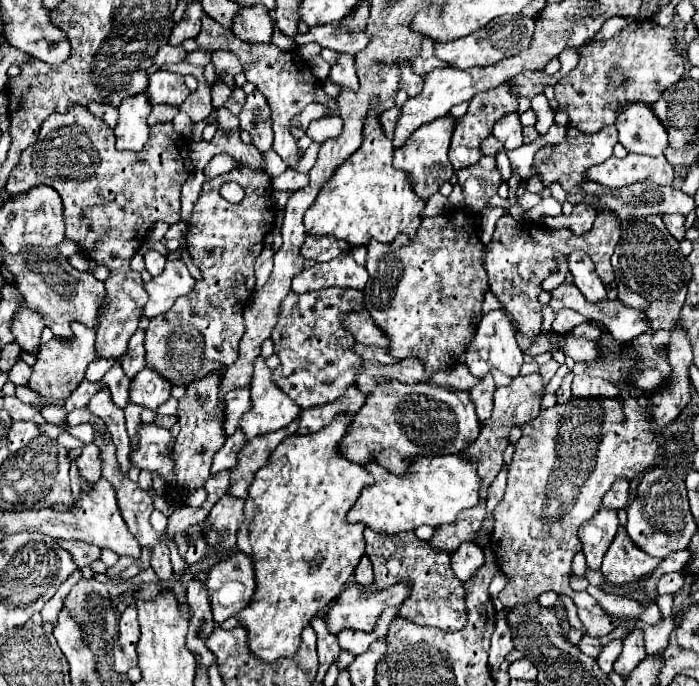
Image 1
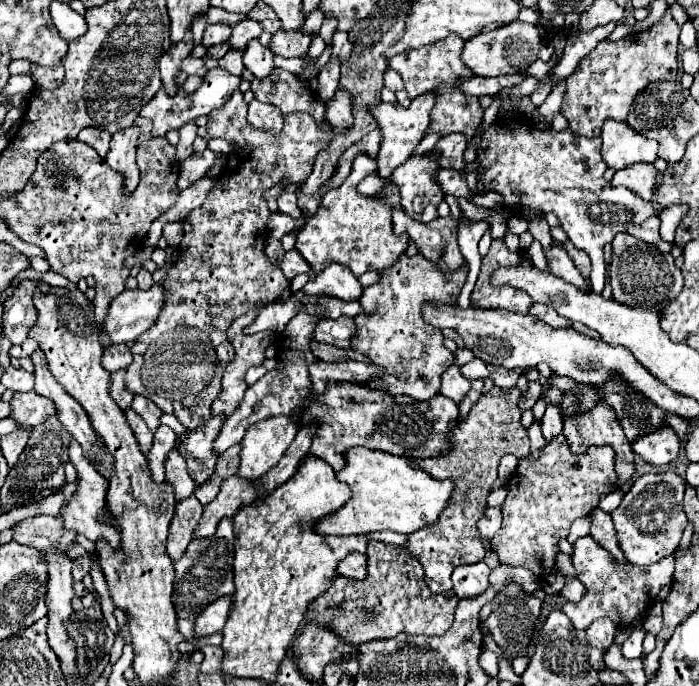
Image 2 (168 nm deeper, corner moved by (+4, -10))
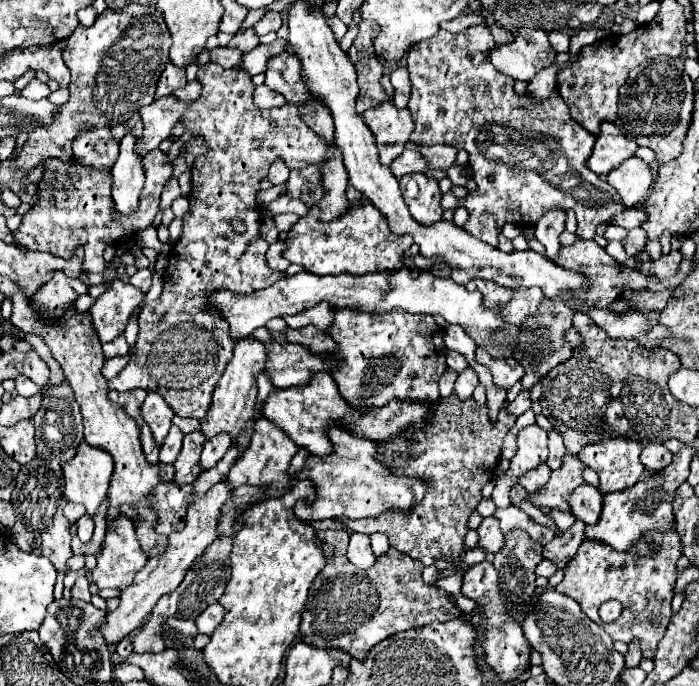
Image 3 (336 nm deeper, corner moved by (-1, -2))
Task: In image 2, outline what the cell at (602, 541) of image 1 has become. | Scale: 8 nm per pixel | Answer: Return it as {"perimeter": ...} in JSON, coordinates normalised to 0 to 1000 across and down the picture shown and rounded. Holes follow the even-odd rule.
{"perimeter":[[[848,781],[828,784],[820,793],[820,799],[823,799],[823,805],[817,810],[820,825],[828,837],[825,843],[837,851],[840,866],[825,880],[811,878],[805,883],[805,892],[811,895],[811,901],[817,904],[817,910],[825,918],[837,918],[854,901],[871,901],[871,904],[877,904],[877,910],[883,915],[897,915],[897,910],[903,913],[903,907],[911,898],[920,898],[928,889],[928,883],[940,875],[943,860],[960,848],[960,840],[966,831],[963,810],[943,816],[940,822],[923,825],[923,828],[877,828],[877,810],[871,810],[871,805],[866,799],[860,799],[848,787]]]}

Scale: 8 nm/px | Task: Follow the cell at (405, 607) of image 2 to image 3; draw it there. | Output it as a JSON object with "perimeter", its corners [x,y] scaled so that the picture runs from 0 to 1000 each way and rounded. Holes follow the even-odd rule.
{"perimeter":[[[455,773],[452,781],[464,799],[466,825],[449,843],[432,895],[429,924],[438,939],[452,945],[484,945],[509,962],[521,962],[532,942],[569,921],[604,915],[615,907],[641,907],[661,895],[644,880],[635,860],[607,851],[604,822],[567,799],[544,810],[529,831],[512,831],[498,819],[492,805],[501,786],[496,774]]]}

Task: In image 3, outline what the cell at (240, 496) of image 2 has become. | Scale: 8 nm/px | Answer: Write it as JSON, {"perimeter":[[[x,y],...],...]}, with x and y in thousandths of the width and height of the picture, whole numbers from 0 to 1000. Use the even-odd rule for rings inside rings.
{"perimeter":[[[318,703],[318,706],[309,706],[306,711],[300,711],[300,717],[295,717],[295,723],[278,729],[278,735],[269,741],[266,767],[258,776],[246,776],[240,781],[240,796],[237,796],[235,808],[212,816],[209,828],[203,828],[203,834],[195,837],[192,848],[172,863],[169,886],[163,892],[155,892],[149,907],[140,910],[140,918],[146,921],[152,939],[169,939],[177,927],[197,918],[203,913],[203,907],[212,901],[212,895],[217,892],[217,886],[223,883],[223,878],[235,866],[243,866],[255,857],[255,851],[263,845],[266,834],[275,828],[278,816],[295,802],[298,793],[303,793],[309,787],[312,749],[315,749],[318,735],[329,726],[329,720],[332,720],[332,714],[326,711],[323,703]]]}

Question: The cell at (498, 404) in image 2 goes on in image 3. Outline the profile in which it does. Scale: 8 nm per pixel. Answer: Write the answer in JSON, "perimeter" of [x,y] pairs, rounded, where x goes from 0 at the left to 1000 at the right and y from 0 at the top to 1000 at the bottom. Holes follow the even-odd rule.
{"perimeter":[[[649,571],[641,580],[629,580],[604,627],[592,627],[587,621],[567,638],[538,647],[538,668],[549,679],[555,679],[564,694],[584,694],[592,700],[607,700],[612,706],[604,732],[584,746],[555,743],[541,755],[486,755],[486,761],[501,776],[549,776],[567,802],[592,816],[601,816],[607,825],[621,822],[621,816],[627,813],[655,819],[664,781],[670,776],[667,761],[690,729],[690,708],[707,697],[707,682],[715,673],[721,636],[738,615],[738,606],[730,606],[724,601],[724,592],[727,586],[715,598],[710,618],[701,618],[698,595],[684,592],[678,580],[658,586]]]}

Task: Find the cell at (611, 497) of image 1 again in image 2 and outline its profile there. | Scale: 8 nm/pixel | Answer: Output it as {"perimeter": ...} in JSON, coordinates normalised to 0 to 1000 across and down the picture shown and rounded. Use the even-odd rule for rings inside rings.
{"perimeter":[[[840,749],[840,752],[825,755],[825,758],[817,764],[817,773],[814,773],[811,787],[820,793],[825,784],[840,781],[840,778],[843,778],[843,770],[845,770],[845,752],[843,752],[843,749]]]}

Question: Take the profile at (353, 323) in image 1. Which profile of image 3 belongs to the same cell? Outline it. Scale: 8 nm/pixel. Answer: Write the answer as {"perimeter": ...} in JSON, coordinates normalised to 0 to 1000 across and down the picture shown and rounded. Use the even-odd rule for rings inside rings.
{"perimeter":[[[455,443],[438,455],[429,455],[426,461],[409,461],[406,466],[412,478],[435,478],[438,472],[449,472],[452,478],[466,481],[478,469],[478,449],[472,443]]]}

